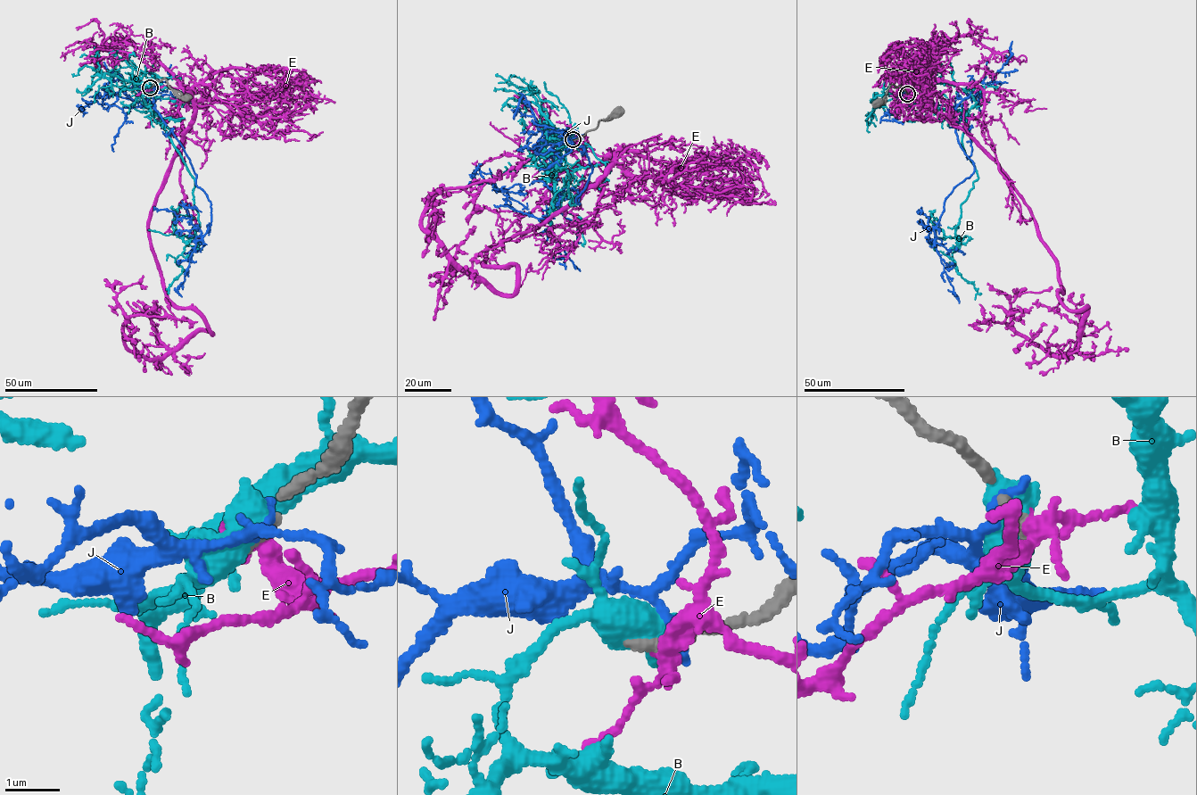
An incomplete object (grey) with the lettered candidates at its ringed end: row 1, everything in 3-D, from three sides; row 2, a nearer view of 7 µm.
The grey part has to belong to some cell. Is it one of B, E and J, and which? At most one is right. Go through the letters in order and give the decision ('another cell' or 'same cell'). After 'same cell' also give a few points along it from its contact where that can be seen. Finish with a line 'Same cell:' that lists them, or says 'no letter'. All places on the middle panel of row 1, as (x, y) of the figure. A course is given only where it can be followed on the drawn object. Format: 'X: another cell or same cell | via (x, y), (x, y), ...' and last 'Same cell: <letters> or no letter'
B: another cell
E: another cell
J: another cell
Same cell: no letter

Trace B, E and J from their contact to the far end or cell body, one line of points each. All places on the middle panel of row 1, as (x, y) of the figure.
B: (574, 140), (557, 149), (555, 178), (557, 200), (568, 192), (573, 205), (566, 170), (544, 157), (506, 167)
E: (574, 140), (610, 167), (486, 247), (485, 265), (515, 267), (499, 295), (423, 227), (425, 207), (530, 159)
J: (575, 139), (556, 143), (546, 185), (573, 187), (579, 204), (592, 169), (584, 149), (565, 141), (523, 151)

